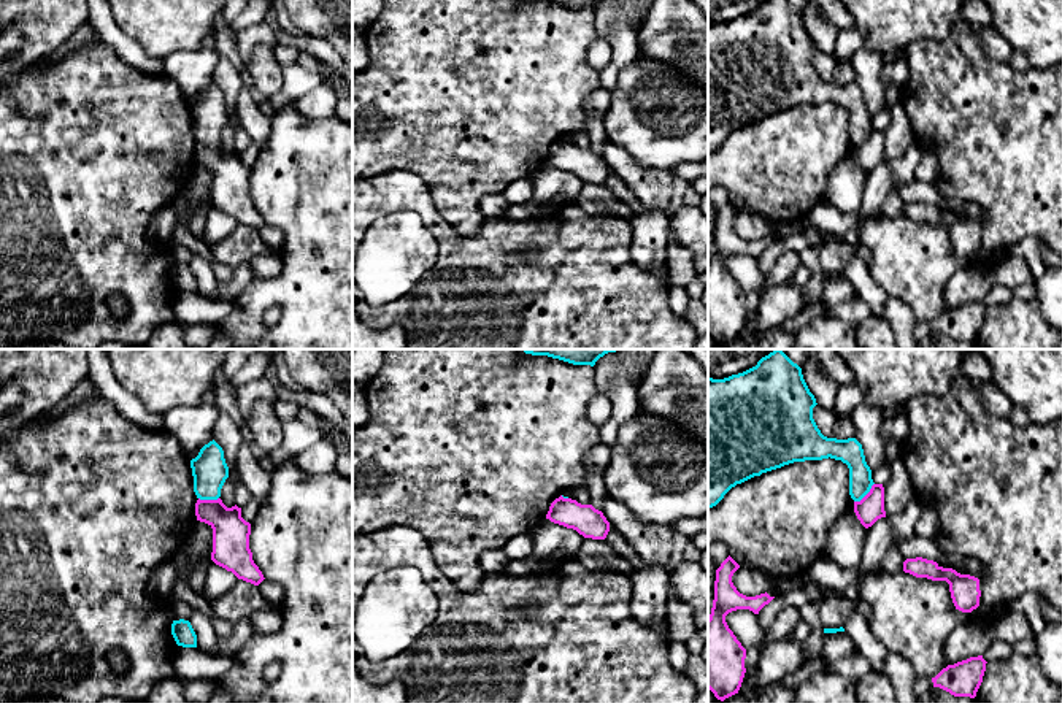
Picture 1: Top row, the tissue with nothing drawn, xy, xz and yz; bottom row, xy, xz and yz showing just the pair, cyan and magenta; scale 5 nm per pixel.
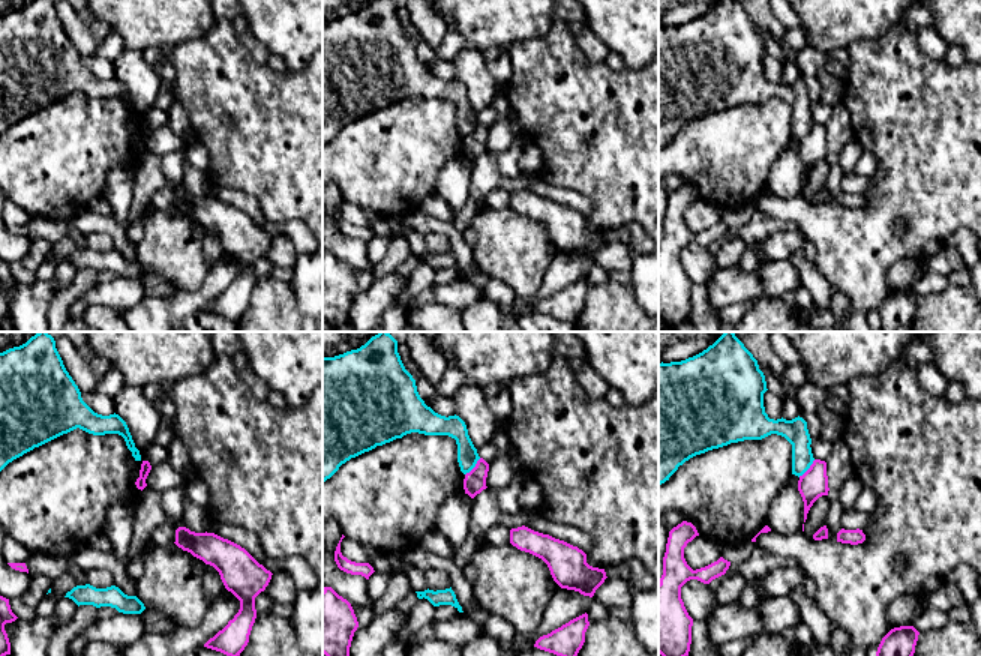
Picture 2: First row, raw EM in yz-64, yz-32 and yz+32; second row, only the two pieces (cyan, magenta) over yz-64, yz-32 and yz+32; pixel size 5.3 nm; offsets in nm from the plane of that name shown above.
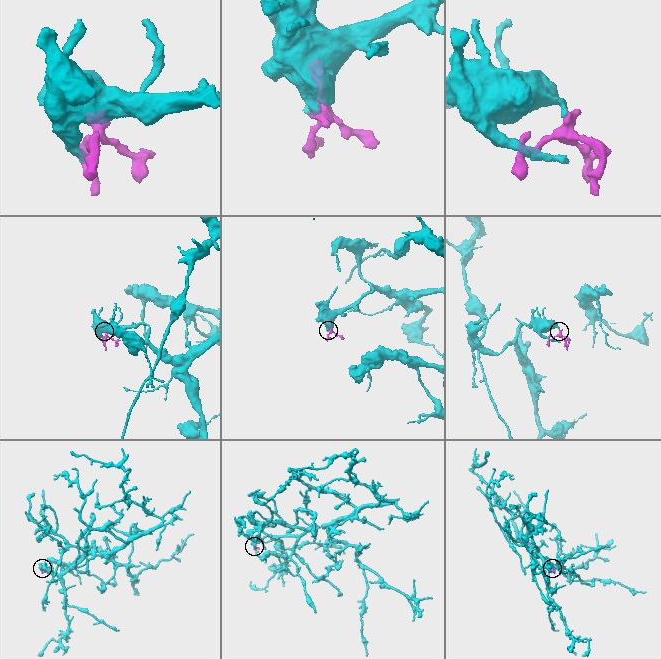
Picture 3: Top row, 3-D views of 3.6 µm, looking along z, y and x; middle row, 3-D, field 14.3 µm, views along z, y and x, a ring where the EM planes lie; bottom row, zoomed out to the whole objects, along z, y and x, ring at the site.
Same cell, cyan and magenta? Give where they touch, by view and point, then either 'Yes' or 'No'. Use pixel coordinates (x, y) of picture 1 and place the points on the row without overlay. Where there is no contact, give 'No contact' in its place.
Touches cyan at yz (865, 138). No

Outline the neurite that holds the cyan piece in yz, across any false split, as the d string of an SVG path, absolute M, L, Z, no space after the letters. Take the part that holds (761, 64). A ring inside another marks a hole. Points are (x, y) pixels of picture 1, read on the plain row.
M765 0L756 11L724 24L708 22L708 154L724 140L754 121L781 113L794 106L835 103L849 113L849 140L860 146L875 129L872 114L865 106L862 89L856 83L827 83L813 63L816 43L810 36L802 13L787 0Z

